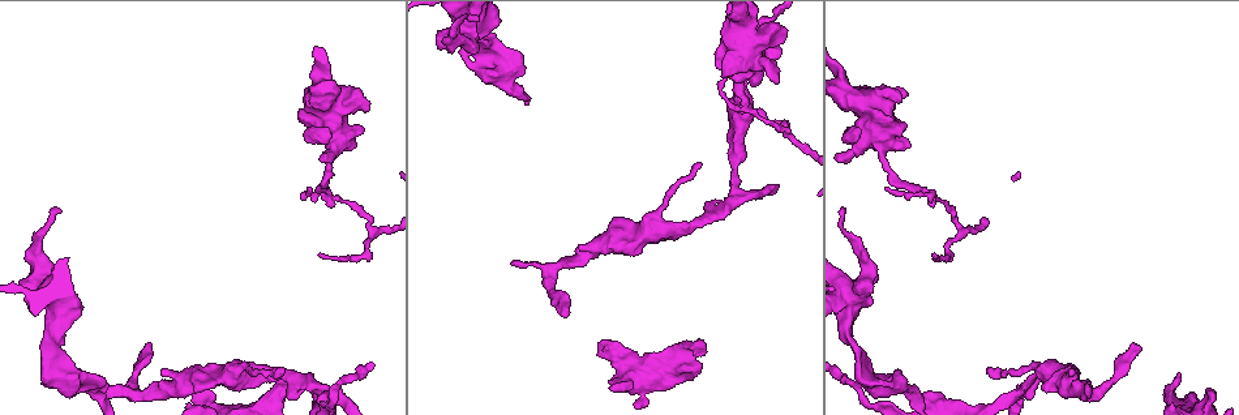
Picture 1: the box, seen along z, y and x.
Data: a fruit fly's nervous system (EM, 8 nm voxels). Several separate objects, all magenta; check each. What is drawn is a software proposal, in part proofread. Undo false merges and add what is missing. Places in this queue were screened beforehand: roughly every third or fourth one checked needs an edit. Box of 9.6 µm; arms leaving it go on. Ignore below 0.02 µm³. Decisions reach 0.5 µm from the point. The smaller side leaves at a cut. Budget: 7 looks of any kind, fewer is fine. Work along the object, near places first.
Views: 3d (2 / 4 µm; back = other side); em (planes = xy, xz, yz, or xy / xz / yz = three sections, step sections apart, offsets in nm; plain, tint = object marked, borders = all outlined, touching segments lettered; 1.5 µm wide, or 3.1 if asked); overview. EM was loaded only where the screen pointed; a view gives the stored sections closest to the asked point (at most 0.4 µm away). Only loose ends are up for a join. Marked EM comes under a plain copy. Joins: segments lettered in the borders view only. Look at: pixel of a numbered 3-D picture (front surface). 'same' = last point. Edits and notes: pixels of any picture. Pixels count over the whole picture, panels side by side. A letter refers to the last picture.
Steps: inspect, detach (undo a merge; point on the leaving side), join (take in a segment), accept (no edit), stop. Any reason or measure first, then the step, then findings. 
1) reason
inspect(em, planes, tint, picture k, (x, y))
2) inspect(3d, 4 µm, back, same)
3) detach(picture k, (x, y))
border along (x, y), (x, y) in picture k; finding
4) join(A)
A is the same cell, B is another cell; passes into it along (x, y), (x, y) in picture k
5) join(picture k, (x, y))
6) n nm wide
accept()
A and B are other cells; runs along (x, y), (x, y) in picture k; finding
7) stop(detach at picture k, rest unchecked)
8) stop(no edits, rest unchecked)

three arms meet
inspect(3d, 2 µm, picture 1, (867, 375))

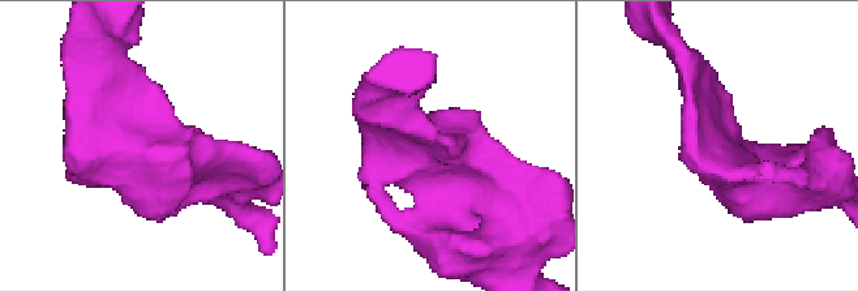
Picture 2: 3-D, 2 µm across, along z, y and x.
need the tissue
inspect(em, planes, borders, picture 2, (712, 152))

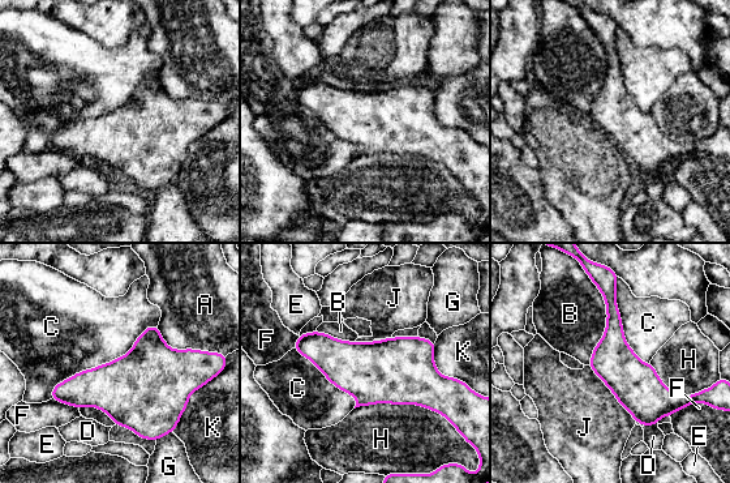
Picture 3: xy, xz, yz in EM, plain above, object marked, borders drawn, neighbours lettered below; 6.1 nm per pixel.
accept()
A, B, C, D, E, F, G, H, J and K are other cells; border along (588, 364), (635, 422) in picture 3; continuous, no second neuron

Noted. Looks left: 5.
an open end
inspect(em, yz, step 8, borders, picture 1, (144, 353))

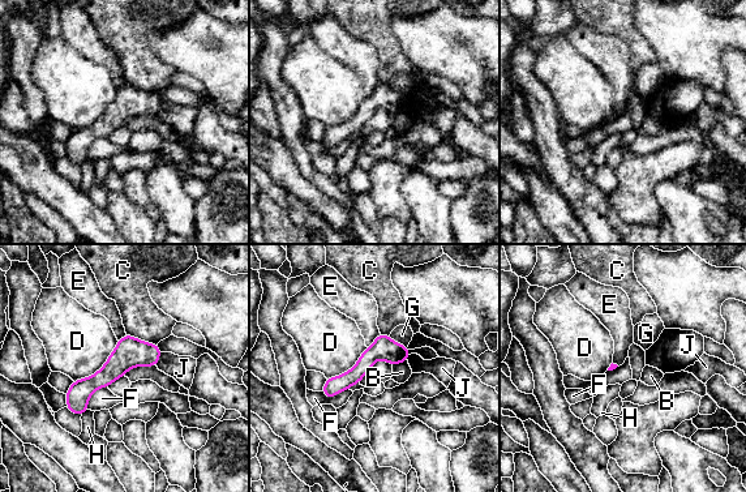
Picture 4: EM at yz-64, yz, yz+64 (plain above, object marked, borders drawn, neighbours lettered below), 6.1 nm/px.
cut it another way
inspect(em, planes, borders, same)

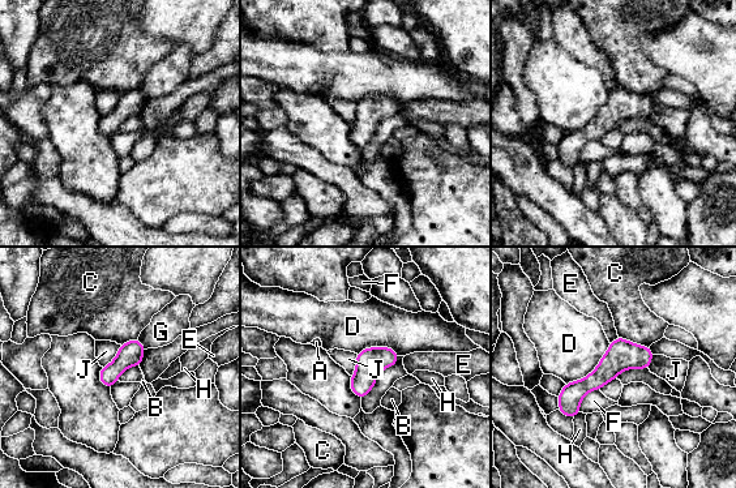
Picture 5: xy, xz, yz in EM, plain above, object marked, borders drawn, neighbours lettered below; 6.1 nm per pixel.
accept()
A, B, C, D, E, F, G, H and J are other cells; none of them fits

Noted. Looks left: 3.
free end
inspect(3d, 2 µm, picture 1, (695, 357))

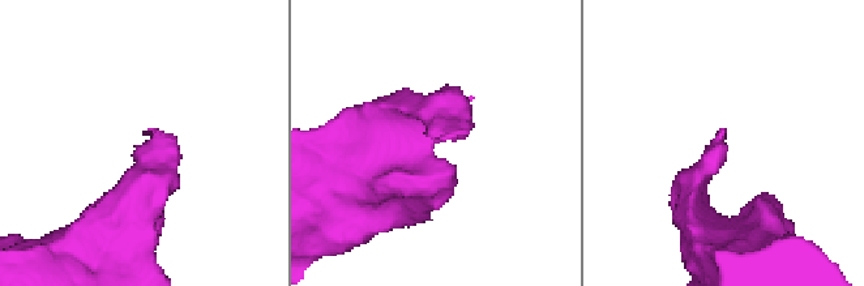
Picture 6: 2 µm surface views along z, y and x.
inspect(em, planes, borders, picture 6, (444, 138))

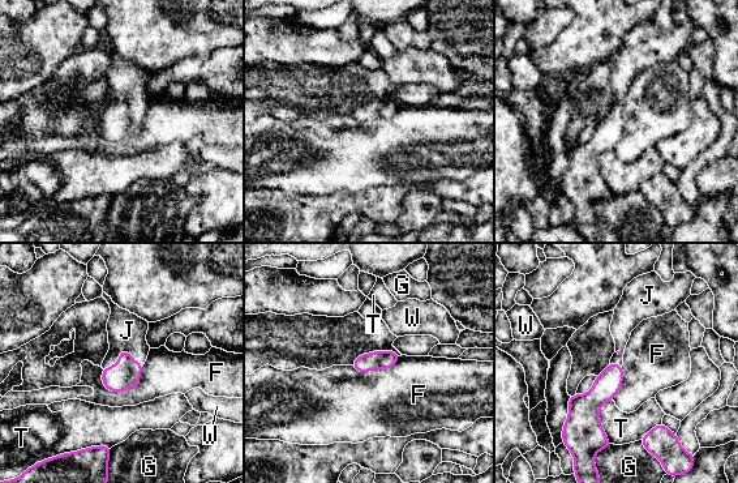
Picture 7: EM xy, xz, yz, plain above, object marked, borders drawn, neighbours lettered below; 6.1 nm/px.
join(J)
J is the same cell, F, G, T and W are other cells; passes into it along (119, 377), (118, 350), (127, 330) in picture 7; it goes on there

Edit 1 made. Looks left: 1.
stop(join at picture 7, rest unchecked)

